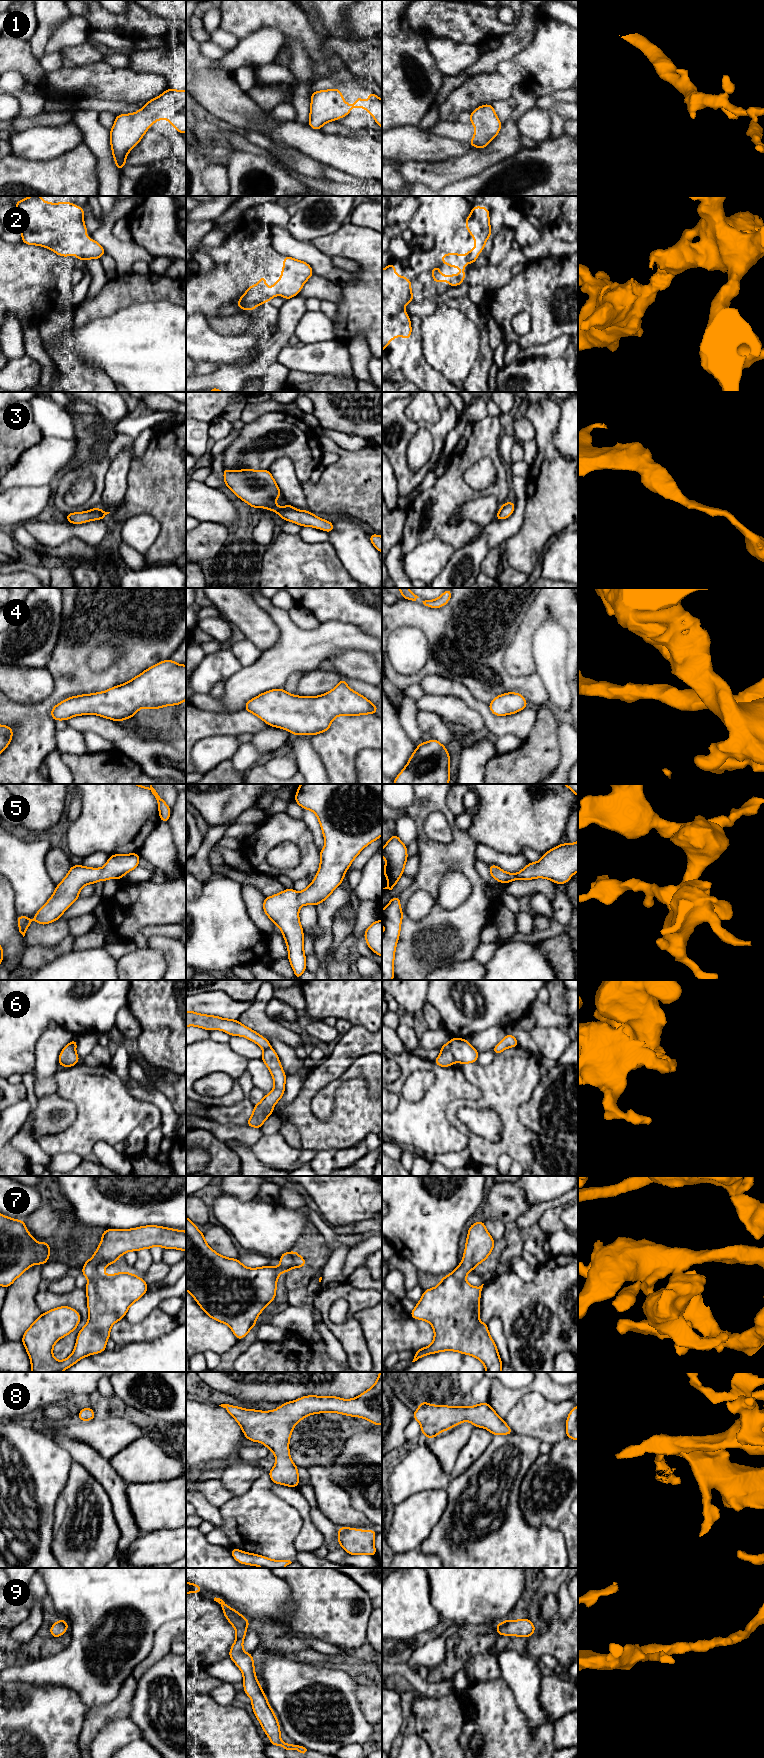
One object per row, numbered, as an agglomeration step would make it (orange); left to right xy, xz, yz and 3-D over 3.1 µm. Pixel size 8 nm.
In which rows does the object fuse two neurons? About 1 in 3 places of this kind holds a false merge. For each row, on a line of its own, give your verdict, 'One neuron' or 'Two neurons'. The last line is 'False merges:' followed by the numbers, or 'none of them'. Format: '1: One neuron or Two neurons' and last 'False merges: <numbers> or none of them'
1: Two neurons
2: One neuron
3: One neuron
4: One neuron
5: One neuron
6: Two neurons
7: One neuron
8: One neuron
9: One neuron
False merges: 1, 6

